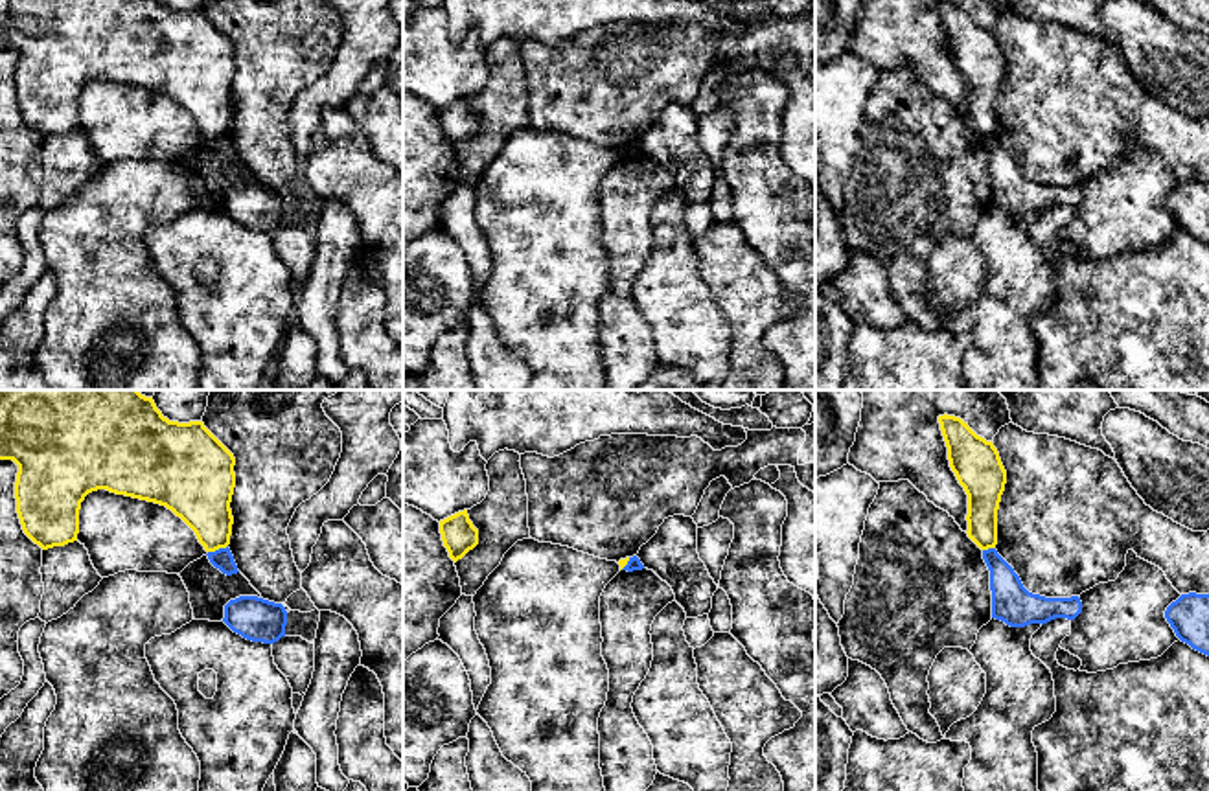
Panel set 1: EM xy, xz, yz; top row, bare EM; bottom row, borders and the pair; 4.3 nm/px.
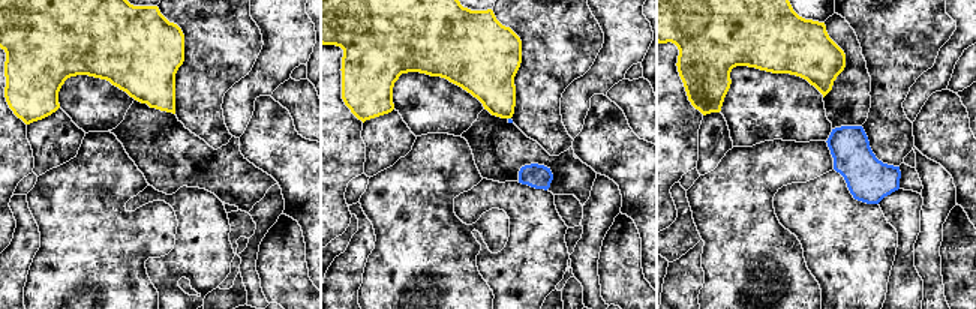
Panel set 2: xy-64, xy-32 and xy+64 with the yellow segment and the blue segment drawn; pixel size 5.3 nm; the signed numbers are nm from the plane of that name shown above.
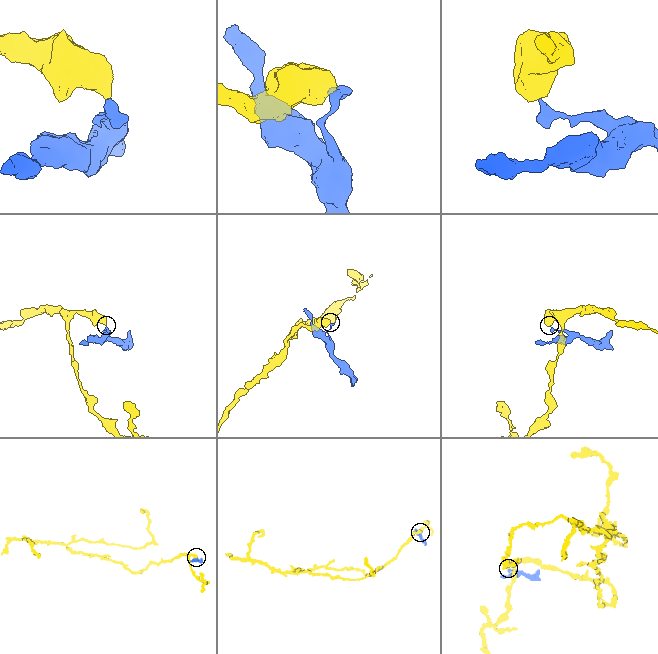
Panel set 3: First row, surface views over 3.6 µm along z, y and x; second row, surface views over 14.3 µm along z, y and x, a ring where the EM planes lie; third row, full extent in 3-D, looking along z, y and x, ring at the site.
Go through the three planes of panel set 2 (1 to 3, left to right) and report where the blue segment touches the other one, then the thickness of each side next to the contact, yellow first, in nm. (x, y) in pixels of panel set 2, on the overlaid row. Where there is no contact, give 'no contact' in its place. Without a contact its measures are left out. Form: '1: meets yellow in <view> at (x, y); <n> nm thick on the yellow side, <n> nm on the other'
1: no contact
2: no contact
3: no contact

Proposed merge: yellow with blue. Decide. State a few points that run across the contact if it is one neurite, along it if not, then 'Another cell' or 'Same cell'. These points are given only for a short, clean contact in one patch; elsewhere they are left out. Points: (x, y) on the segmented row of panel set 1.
Line: xy (227, 545), (208, 552). Another cell

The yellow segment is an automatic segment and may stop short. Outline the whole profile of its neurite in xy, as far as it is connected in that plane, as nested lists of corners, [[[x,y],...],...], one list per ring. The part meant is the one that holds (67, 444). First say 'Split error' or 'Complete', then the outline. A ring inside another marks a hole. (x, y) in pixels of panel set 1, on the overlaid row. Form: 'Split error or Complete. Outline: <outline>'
Complete. Outline: [[[0,390],[0,460],[18,465],[17,513],[24,533],[42,550],[77,541],[81,502],[98,489],[166,506],[195,532],[206,552],[230,545],[234,454],[202,421],[169,421],[153,397],[138,390]]]

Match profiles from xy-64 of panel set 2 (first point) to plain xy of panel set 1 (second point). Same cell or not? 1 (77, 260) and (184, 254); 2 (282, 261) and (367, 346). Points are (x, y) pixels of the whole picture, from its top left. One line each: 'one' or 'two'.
1: two
2: one

